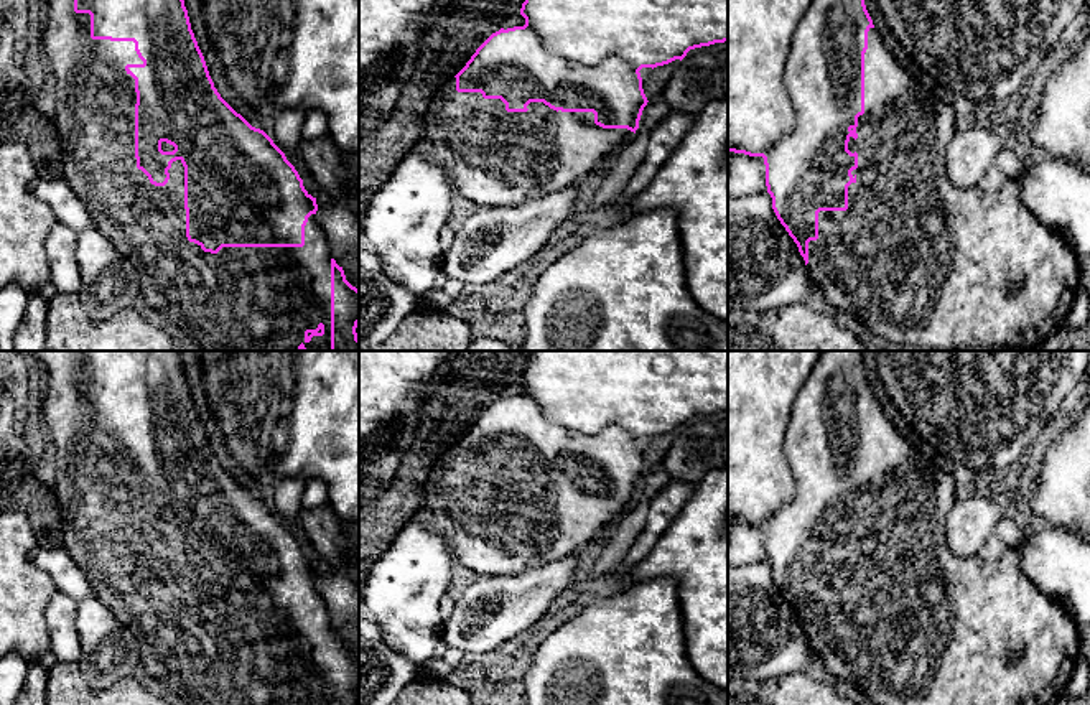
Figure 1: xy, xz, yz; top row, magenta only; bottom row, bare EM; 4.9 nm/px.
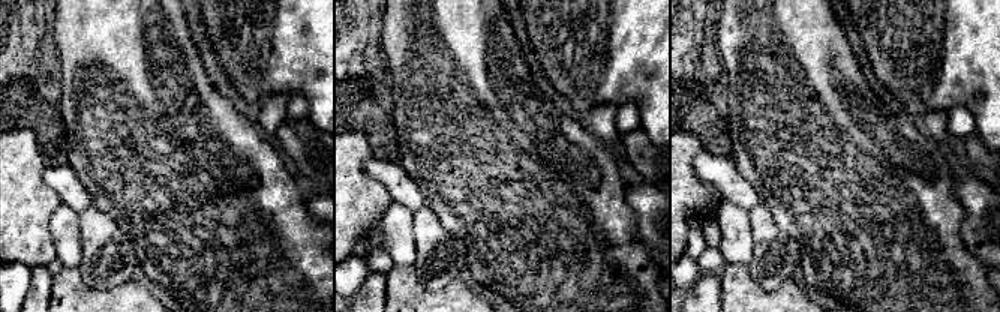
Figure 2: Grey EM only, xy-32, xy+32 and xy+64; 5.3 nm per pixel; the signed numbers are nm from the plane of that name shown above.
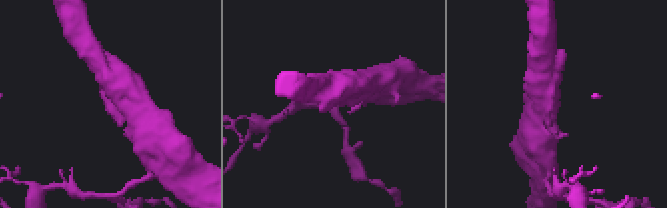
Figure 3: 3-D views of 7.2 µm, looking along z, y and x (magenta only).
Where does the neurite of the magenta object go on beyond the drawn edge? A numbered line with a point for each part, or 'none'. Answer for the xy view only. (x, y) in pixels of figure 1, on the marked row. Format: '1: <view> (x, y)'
1: xy (242, 298)

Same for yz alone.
1: yz (924, 266)

